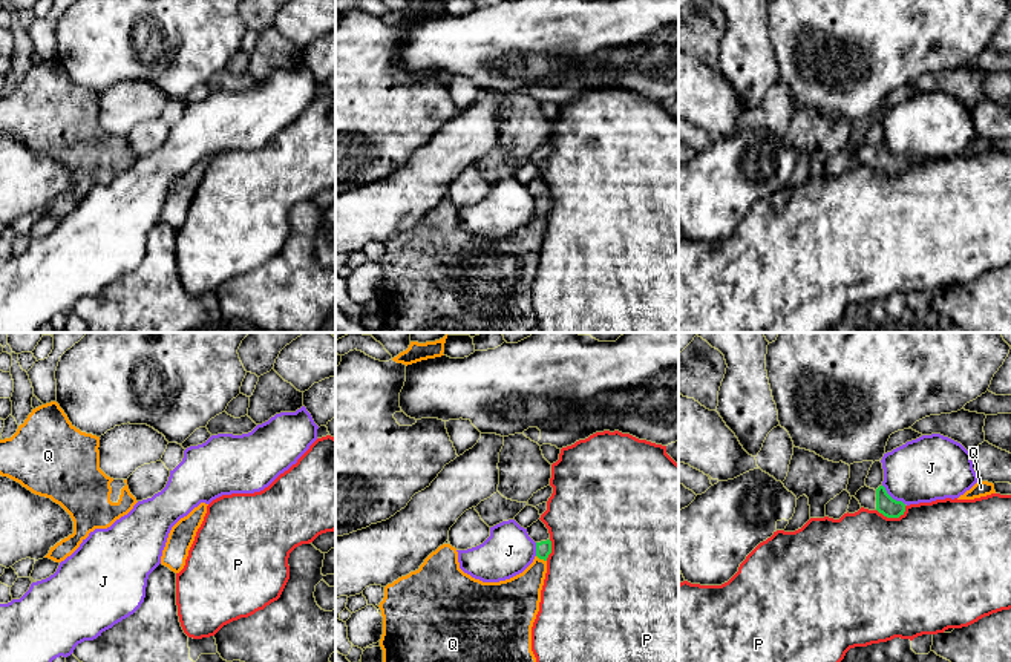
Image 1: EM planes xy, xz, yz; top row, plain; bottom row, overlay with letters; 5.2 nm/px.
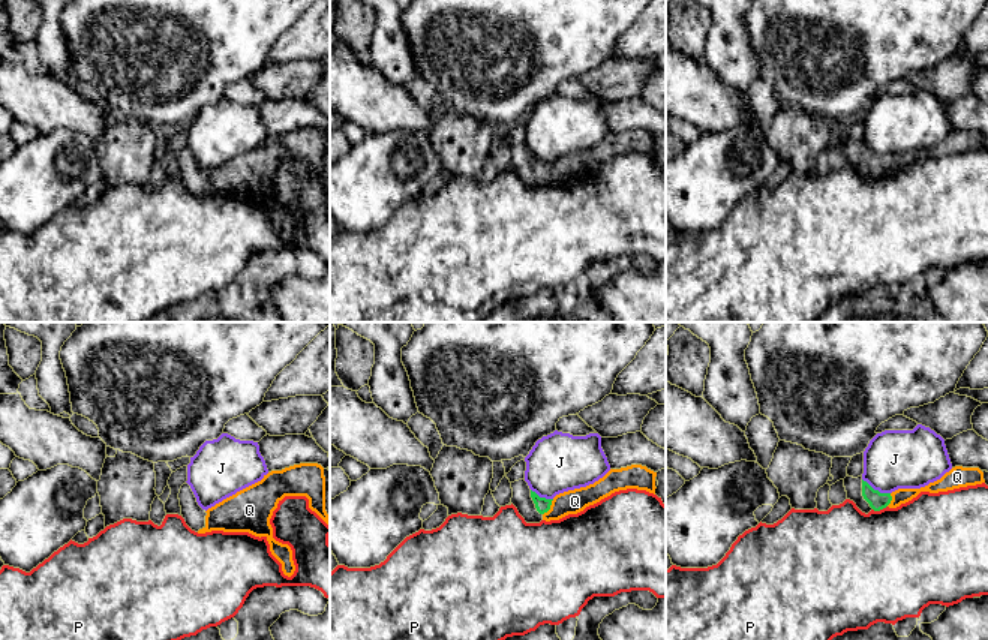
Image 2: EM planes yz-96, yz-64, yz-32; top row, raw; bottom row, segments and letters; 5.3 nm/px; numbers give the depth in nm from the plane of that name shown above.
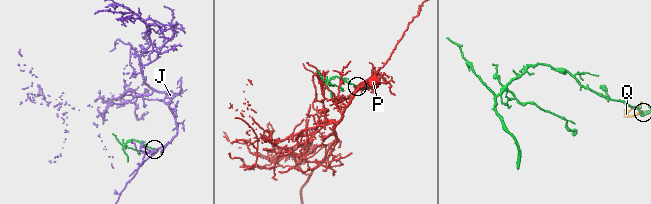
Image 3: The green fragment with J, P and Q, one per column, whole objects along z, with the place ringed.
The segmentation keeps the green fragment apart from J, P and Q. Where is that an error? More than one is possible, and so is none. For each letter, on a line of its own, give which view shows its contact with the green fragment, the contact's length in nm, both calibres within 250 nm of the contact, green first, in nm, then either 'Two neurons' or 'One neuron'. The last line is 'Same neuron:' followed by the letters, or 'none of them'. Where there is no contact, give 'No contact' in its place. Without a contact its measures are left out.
J: Touches green in yz. Shared border 160 nm. Thickness 100 nm (green) against 340 nm. Two neurons
P: Touches green in yz. Shared border 160 nm. Thickness 100 nm (green) against 500 nm. Two neurons
Q: Touches green in xz. Shared border 70 nm. Thickness 80 nm (green) against 220 nm. One neuron
Same neuron: Q

